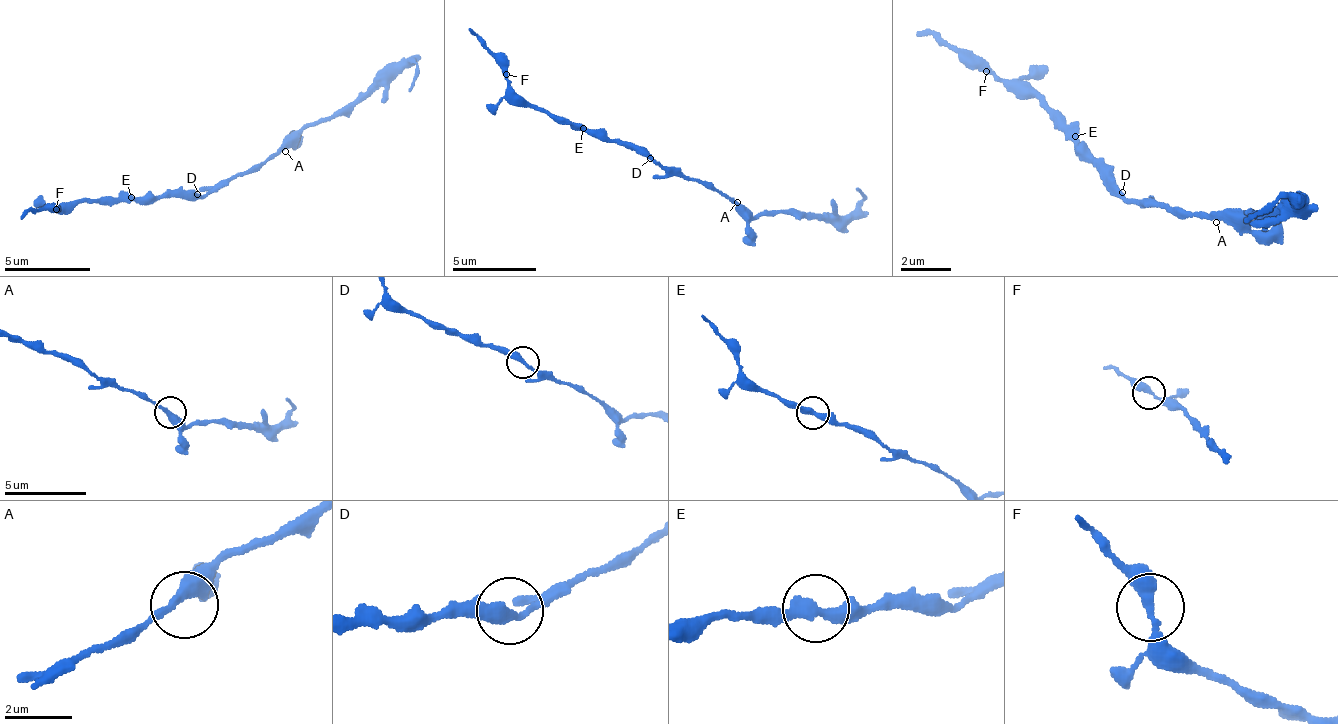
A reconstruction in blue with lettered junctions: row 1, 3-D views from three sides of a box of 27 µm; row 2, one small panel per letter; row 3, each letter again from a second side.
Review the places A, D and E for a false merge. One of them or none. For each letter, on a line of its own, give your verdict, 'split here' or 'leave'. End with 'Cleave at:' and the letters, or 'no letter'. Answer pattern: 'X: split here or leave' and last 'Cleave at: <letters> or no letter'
A: leave
D: leave
E: leave
Cleave at: no letter

